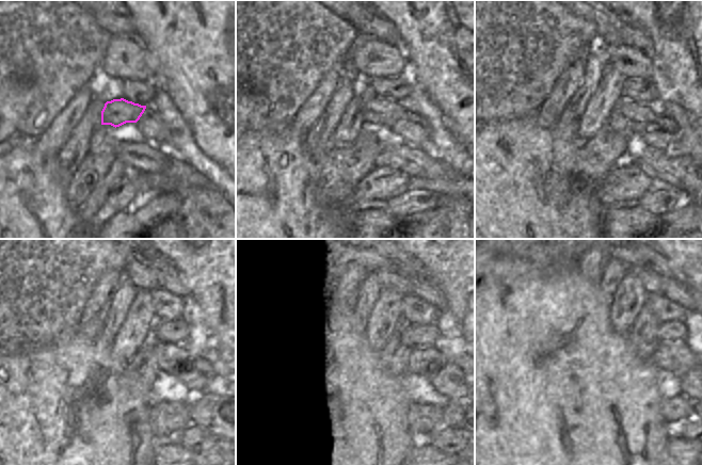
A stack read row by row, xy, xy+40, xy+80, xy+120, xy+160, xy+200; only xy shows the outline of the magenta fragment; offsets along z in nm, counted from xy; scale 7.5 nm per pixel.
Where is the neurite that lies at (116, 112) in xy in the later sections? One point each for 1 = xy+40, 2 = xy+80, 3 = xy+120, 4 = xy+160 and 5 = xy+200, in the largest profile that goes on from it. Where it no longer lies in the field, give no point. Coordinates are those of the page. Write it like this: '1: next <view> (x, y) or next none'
1: next xy+40 (384, 113)
2: next xy+80 (627, 117)
3: next xy+120 (195, 372)
4: next xy+160 (448, 379)
5: next xy+200 (676, 358)

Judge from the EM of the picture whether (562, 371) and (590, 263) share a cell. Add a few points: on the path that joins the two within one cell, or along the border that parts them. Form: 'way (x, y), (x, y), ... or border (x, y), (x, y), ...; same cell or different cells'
border (578, 266), (579, 272), (597, 285); different cells

